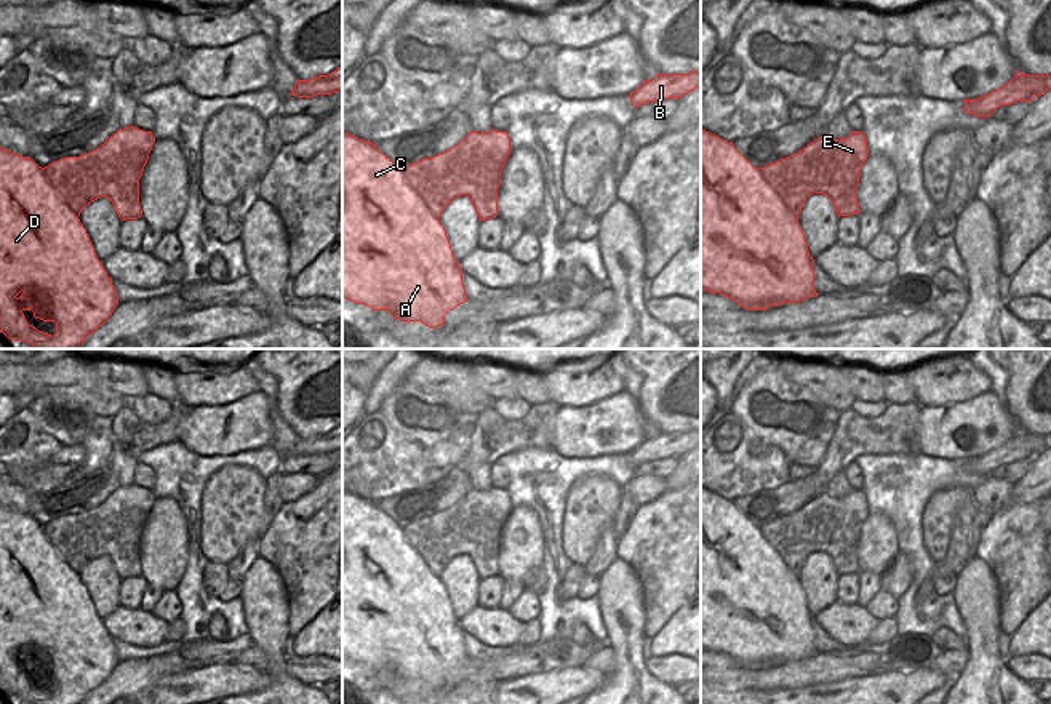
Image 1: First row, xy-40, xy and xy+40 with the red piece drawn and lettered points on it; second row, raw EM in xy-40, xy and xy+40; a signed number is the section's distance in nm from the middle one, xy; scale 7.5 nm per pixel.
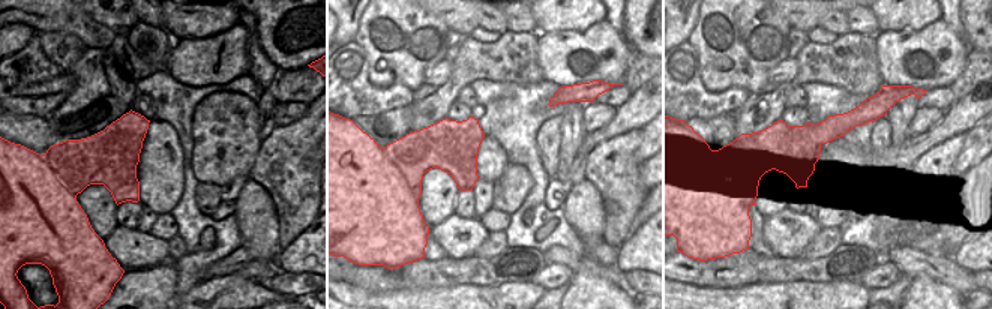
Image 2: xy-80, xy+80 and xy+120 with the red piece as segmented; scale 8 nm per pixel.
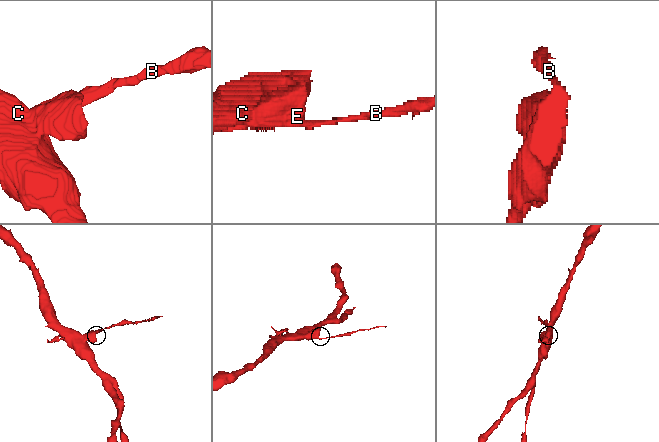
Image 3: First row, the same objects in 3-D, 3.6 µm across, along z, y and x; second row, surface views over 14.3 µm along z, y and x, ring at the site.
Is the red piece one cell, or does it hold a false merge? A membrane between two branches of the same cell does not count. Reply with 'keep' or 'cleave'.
cleave

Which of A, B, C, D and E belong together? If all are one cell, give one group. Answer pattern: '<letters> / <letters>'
A C D / B E

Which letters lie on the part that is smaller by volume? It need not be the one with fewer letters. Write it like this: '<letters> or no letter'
B, E

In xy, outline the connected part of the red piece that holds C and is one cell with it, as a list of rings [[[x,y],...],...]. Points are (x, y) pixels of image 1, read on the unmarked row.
[[[342,491],[342,656],[371,666],[373,669],[390,669],[394,677],[402,680],[421,680],[429,686],[445,683],[445,674],[467,659],[462,640],[462,627],[459,619],[453,614],[450,598],[445,586],[424,563],[421,568],[414,566],[408,558],[414,555],[405,538],[405,530],[400,528],[389,515],[386,515],[373,501],[358,498],[354,493]]]

